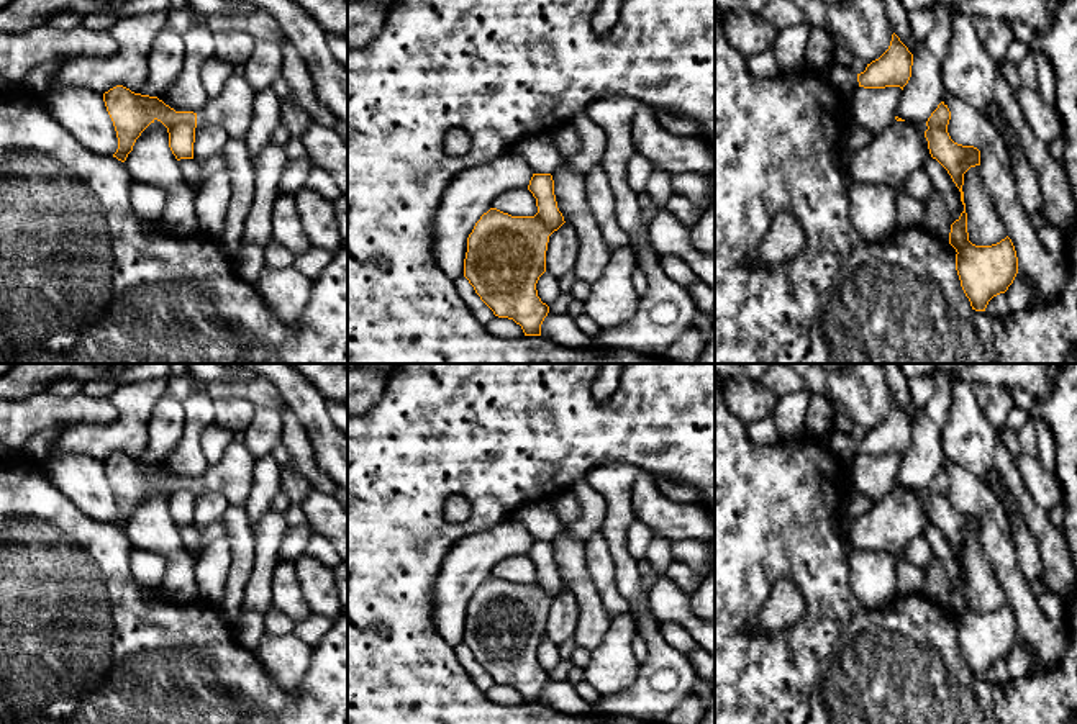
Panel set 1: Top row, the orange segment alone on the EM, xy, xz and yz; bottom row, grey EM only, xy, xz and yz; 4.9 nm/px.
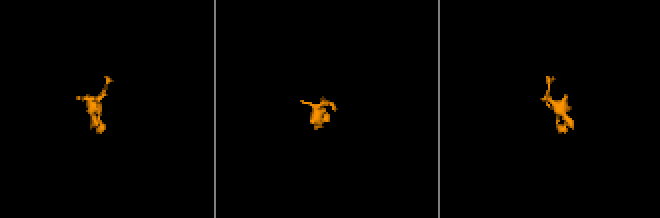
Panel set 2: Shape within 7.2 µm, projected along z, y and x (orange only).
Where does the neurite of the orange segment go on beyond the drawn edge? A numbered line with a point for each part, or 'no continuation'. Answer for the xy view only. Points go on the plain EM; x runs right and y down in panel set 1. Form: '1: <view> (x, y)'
1: xy (231, 475)

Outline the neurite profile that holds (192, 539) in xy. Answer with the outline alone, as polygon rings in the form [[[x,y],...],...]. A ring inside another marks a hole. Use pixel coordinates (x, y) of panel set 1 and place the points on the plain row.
[[[180,526],[177,527],[182,537],[185,550],[193,557],[198,559],[207,545],[202,537],[202,529],[195,526]]]

